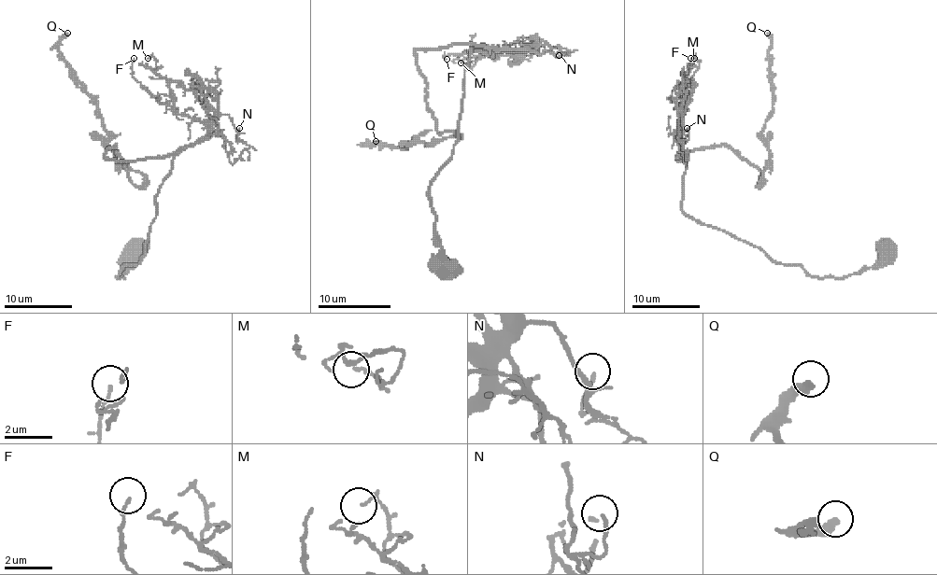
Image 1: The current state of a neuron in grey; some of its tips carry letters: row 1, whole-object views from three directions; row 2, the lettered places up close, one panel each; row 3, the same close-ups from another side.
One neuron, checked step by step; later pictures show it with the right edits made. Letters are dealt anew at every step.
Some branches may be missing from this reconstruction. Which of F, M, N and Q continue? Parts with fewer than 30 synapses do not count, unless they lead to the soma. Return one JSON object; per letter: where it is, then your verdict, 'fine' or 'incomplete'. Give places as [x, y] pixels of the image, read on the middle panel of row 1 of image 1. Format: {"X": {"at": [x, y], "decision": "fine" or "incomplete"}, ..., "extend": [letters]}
{"F": {"at": [447, 59], "decision": "fine"}, "M": {"at": [461, 63], "decision": "fine"}, "N": {"at": [559, 55], "decision": "fine"}, "Q": {"at": [376, 141], "decision": "fine"}, "extend": []}

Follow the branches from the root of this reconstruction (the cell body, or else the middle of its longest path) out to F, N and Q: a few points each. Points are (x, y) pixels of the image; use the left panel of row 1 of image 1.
F: (132, 250), (120, 277), (144, 254), (173, 159), (206, 133), (132, 76), (134, 58)
N: (132, 250), (120, 277), (144, 254), (173, 159), (222, 114), (235, 140), (239, 128)
Q: (132, 250), (120, 277), (144, 254), (173, 157), (105, 157), (115, 145), (142, 184), (59, 49), (67, 33)

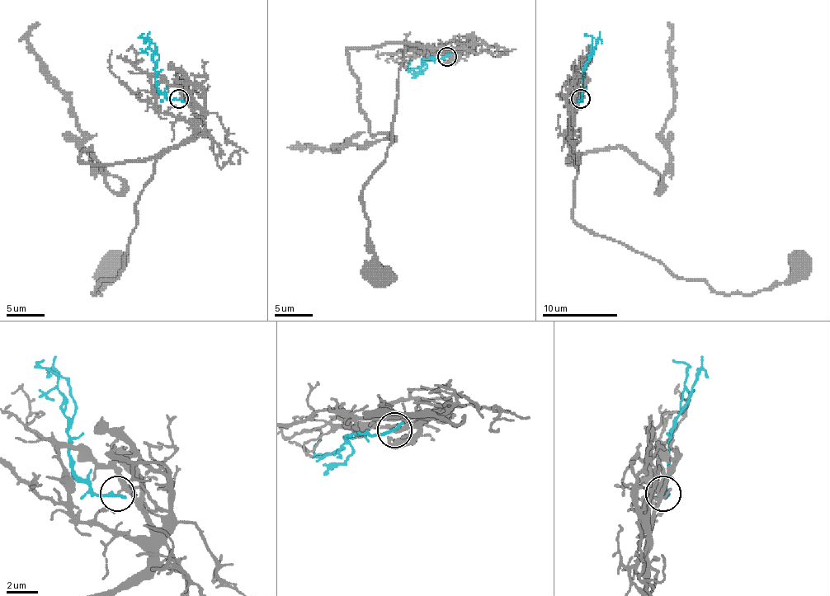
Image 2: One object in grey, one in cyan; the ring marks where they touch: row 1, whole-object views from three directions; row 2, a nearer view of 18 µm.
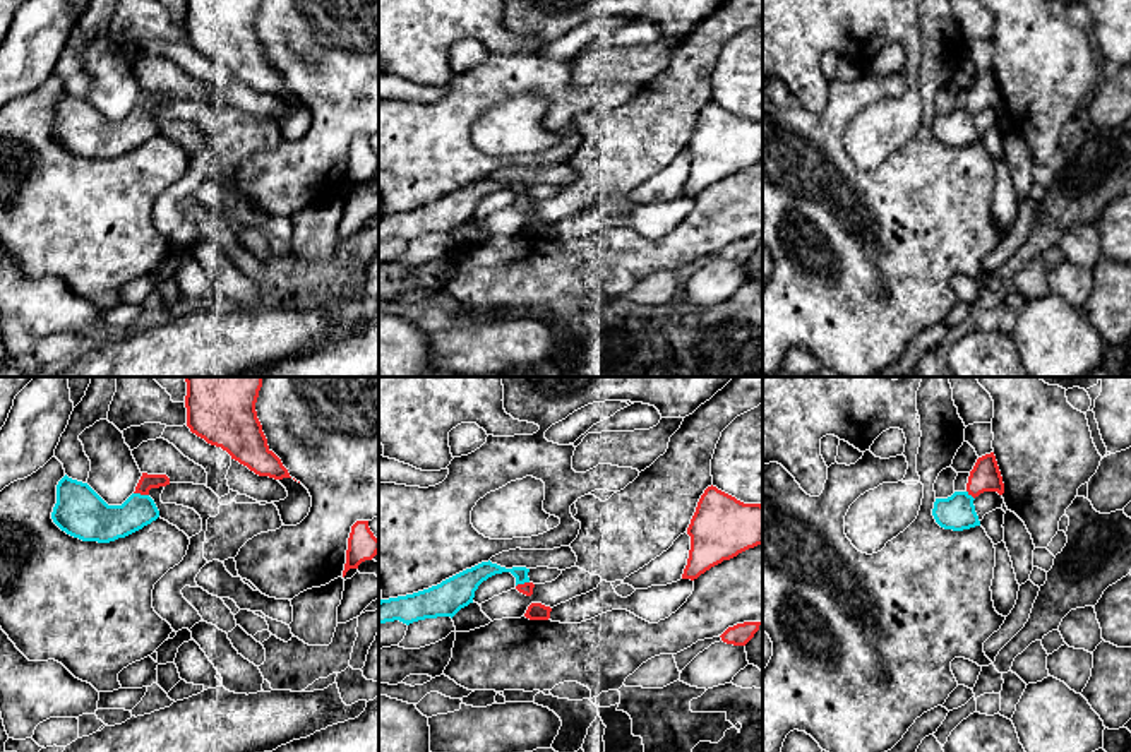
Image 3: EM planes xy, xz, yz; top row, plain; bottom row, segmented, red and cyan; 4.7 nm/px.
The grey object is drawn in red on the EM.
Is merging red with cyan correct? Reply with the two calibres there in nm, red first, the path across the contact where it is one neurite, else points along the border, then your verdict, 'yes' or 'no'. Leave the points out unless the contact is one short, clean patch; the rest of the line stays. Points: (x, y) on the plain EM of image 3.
70 nm thick on the red side, 190 nm on the other; runs through xy (146, 98), (141, 110), (117, 136), (95, 136); yes

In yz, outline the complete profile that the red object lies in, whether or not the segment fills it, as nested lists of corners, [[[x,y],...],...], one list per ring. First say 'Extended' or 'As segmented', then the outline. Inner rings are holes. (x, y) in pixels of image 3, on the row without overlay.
Extended. [[[994,69],[977,75],[965,108],[954,108],[948,115],[936,115],[932,125],[936,139],[953,147],[980,142],[973,116],[984,108],[1004,110],[1004,99]]]

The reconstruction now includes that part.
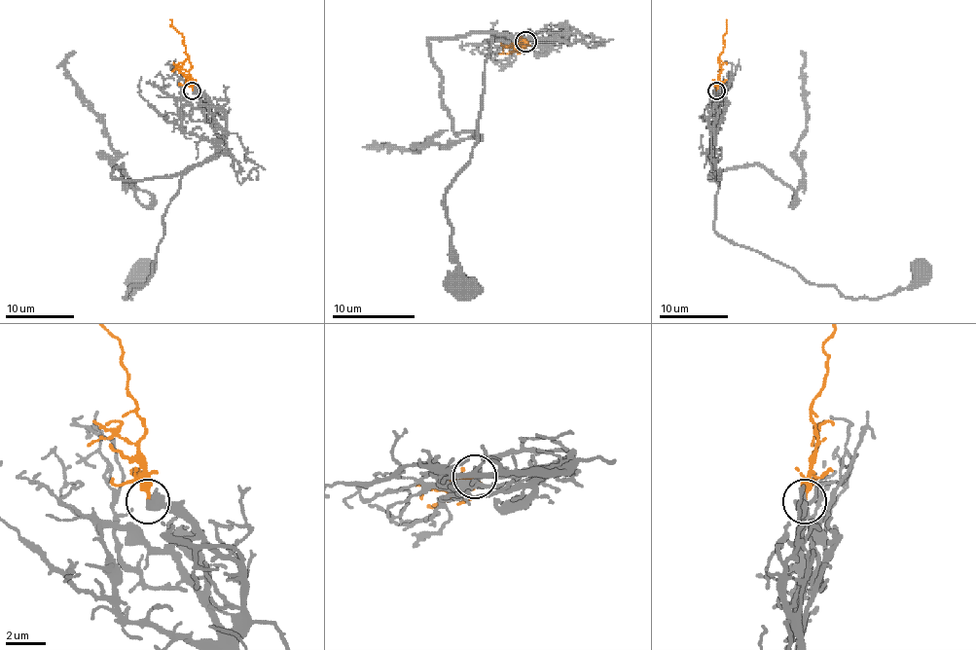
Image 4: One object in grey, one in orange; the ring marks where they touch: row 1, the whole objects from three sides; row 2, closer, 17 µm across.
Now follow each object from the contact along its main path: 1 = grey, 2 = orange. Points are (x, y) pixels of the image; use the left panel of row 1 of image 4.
1: (193, 91), (208, 98), (201, 107), (216, 149), (179, 181), (153, 274), (126, 297), (130, 298), (139, 270)
2: (193, 90), (184, 37), (170, 19)

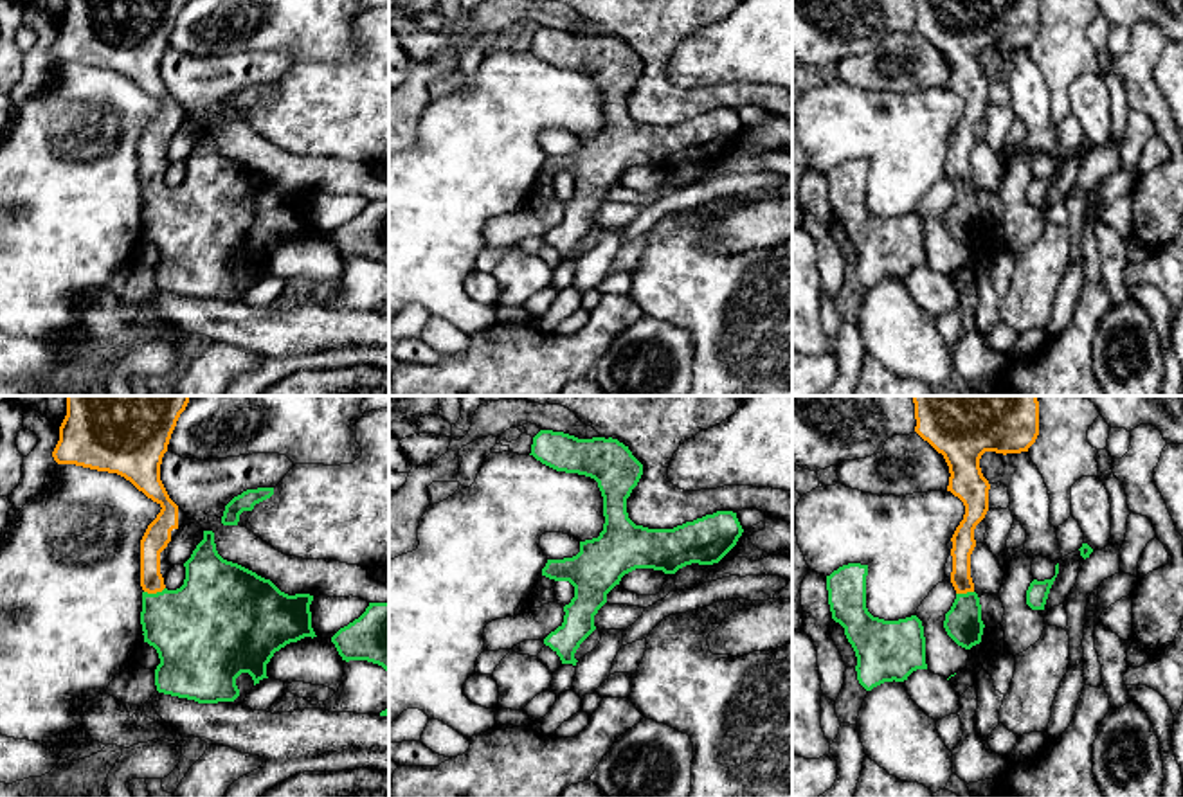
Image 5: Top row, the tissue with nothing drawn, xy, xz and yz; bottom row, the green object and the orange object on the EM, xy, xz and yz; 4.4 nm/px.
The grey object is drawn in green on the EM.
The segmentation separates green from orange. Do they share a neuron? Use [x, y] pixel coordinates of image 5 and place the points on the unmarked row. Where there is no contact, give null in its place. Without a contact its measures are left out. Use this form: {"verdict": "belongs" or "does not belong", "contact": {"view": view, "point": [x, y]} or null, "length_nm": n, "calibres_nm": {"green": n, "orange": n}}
{"verdict": "belongs", "contact": {"view": "xy", "point": [153, 191]}, "length_nm": 100, "calibres_nm": {"green": 400, "orange": 120}}

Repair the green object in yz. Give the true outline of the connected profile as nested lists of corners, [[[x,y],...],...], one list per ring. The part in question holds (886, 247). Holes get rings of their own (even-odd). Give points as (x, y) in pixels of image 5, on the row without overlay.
[[[848,160],[826,173],[828,201],[832,216],[844,225],[844,232],[857,254],[857,277],[866,286],[884,279],[904,279],[917,266],[927,266],[926,234],[922,218],[917,212],[884,218],[873,214],[866,205],[868,162]]]

